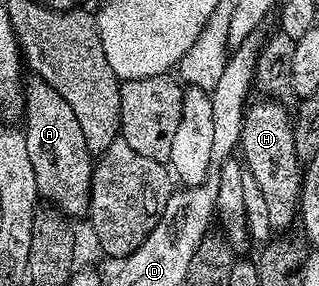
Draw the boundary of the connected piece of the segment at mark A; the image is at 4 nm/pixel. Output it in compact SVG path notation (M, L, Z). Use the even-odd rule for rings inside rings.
M39 78L24 81L24 100L23 131L27 142L27 155L31 157L31 166L35 166L38 197L62 212L66 218L84 217L89 210L95 156L87 146L87 138L83 138L83 130L75 119L75 113L63 98L63 94L59 94Z

